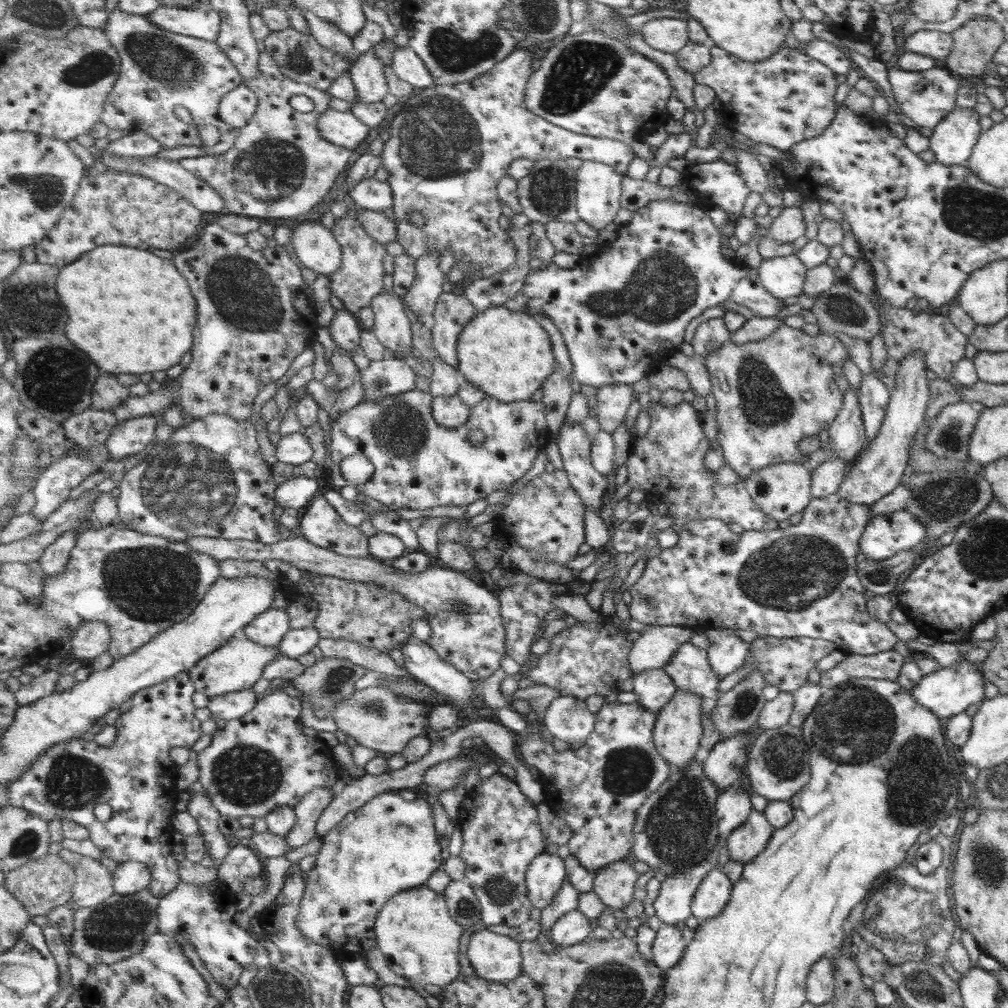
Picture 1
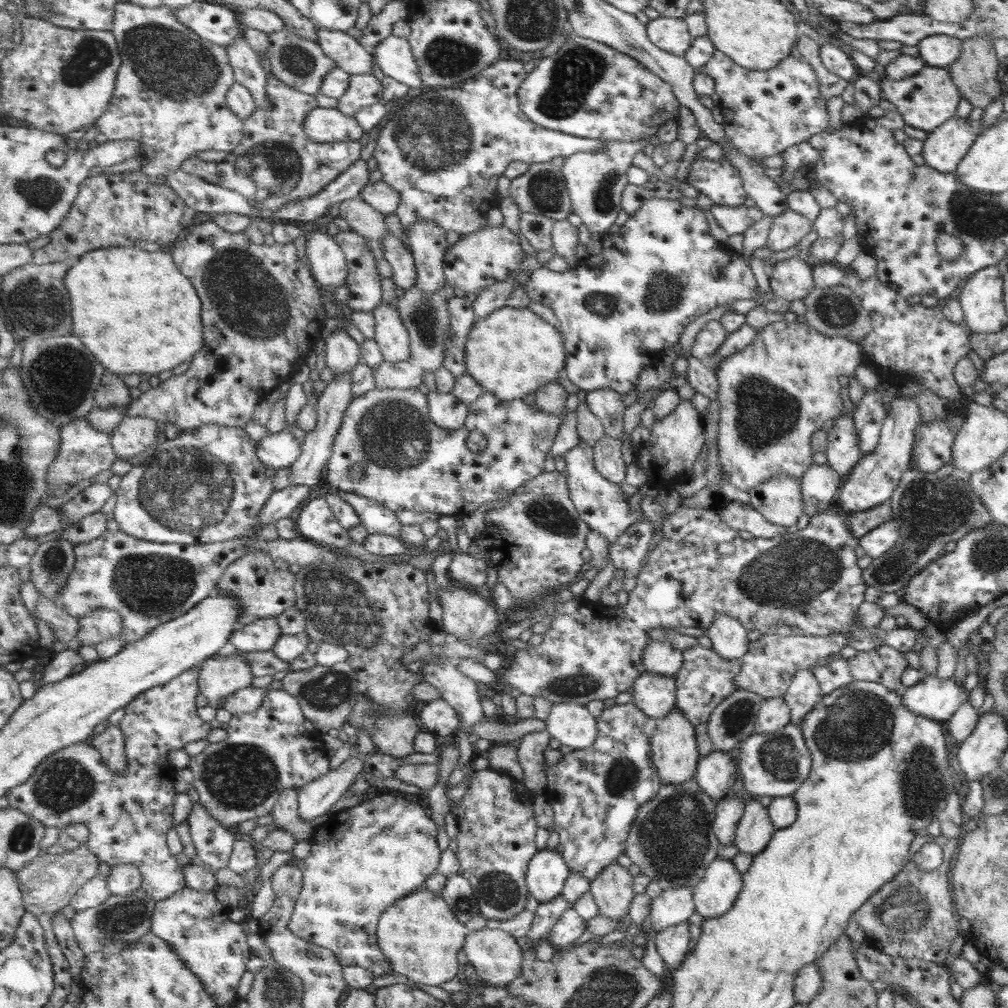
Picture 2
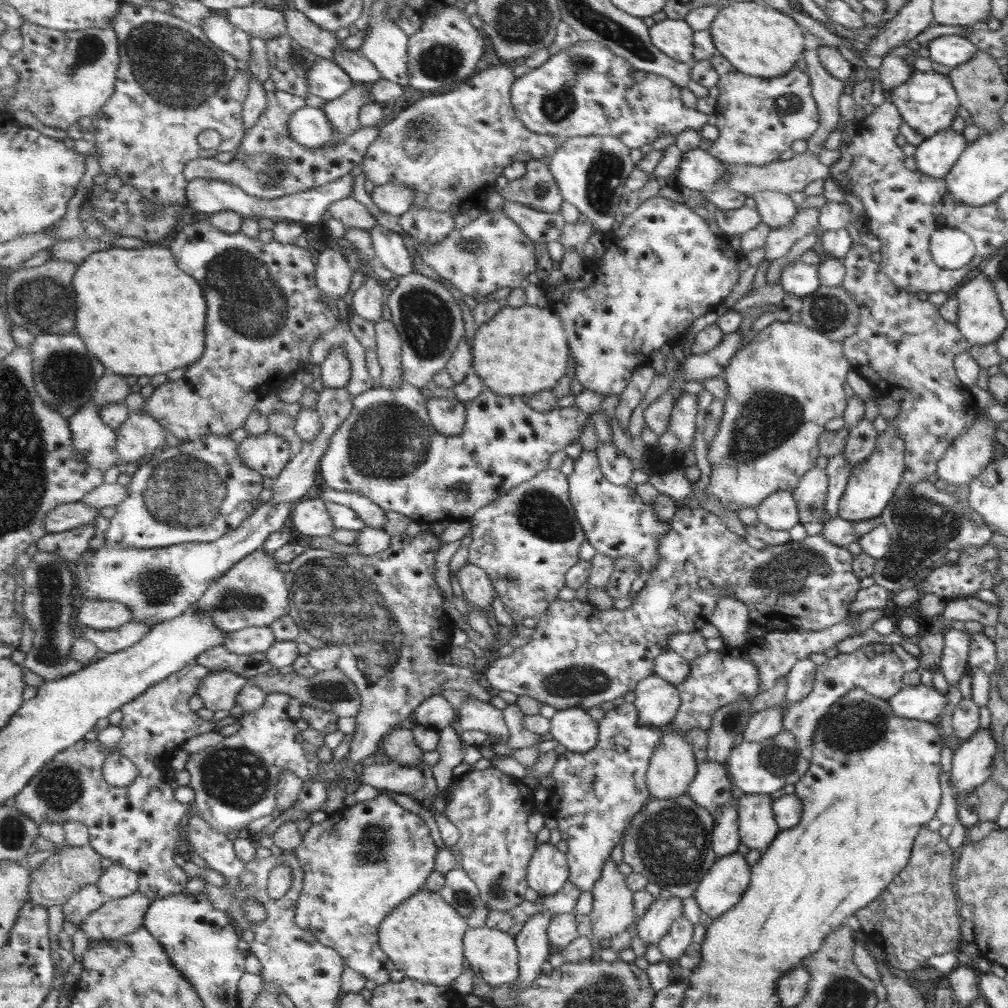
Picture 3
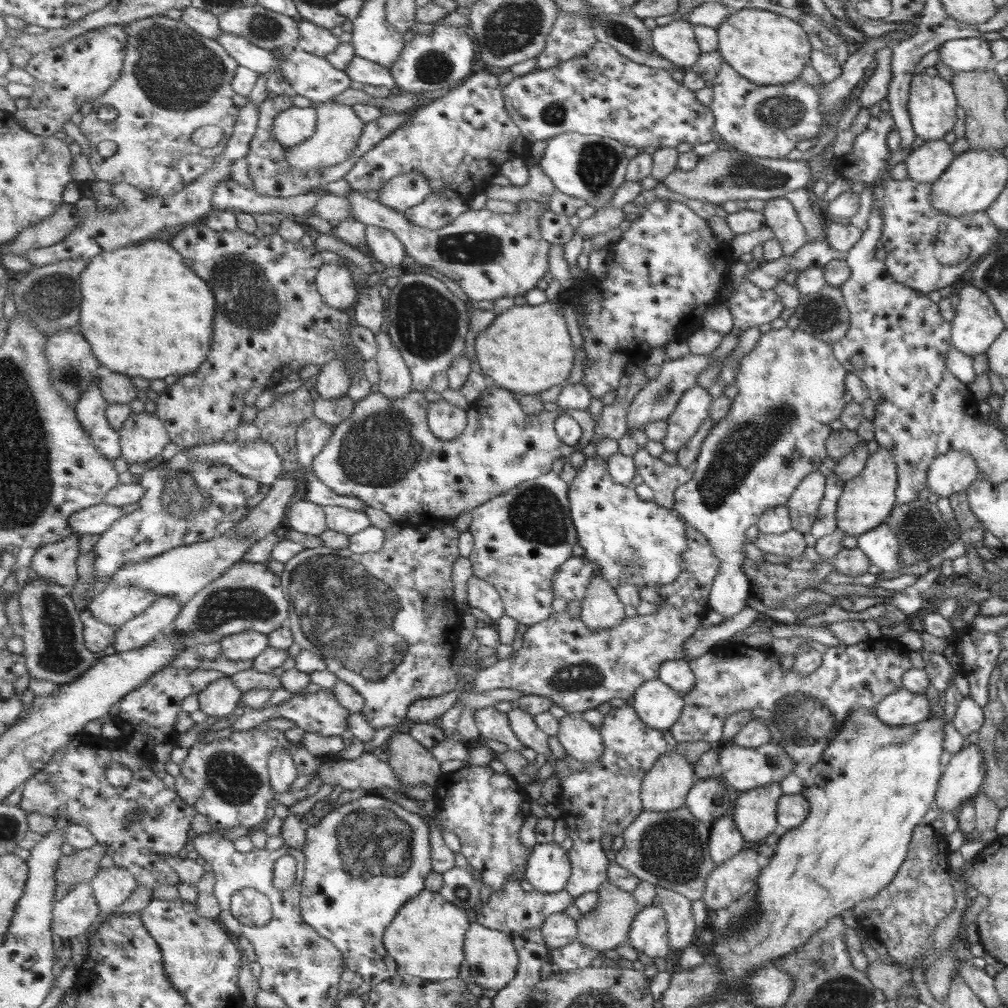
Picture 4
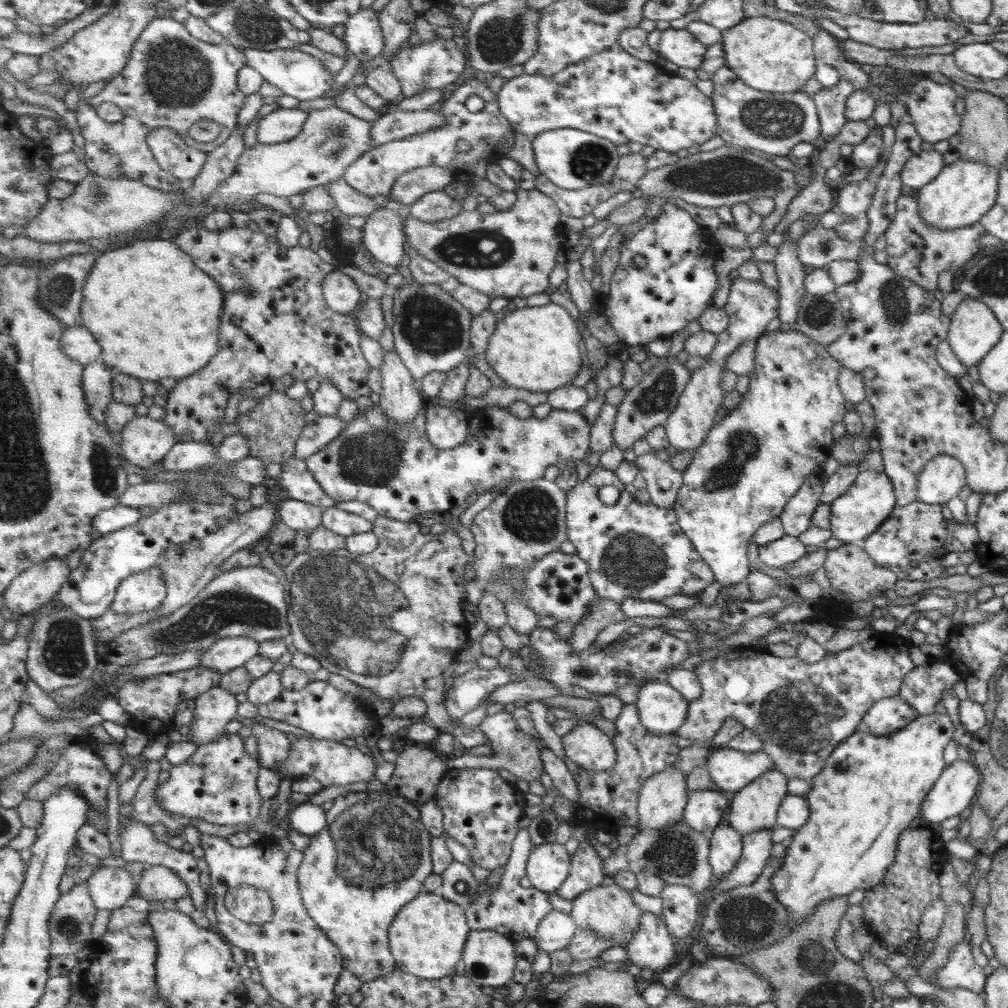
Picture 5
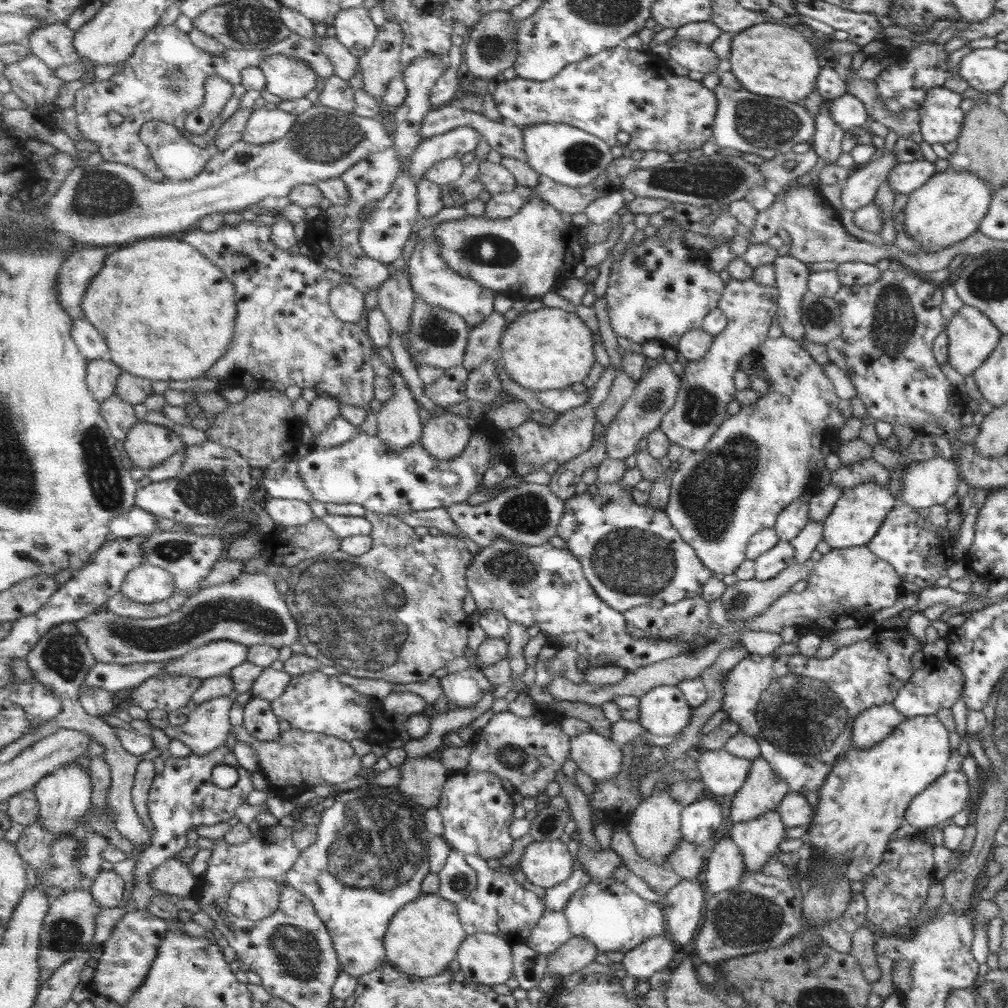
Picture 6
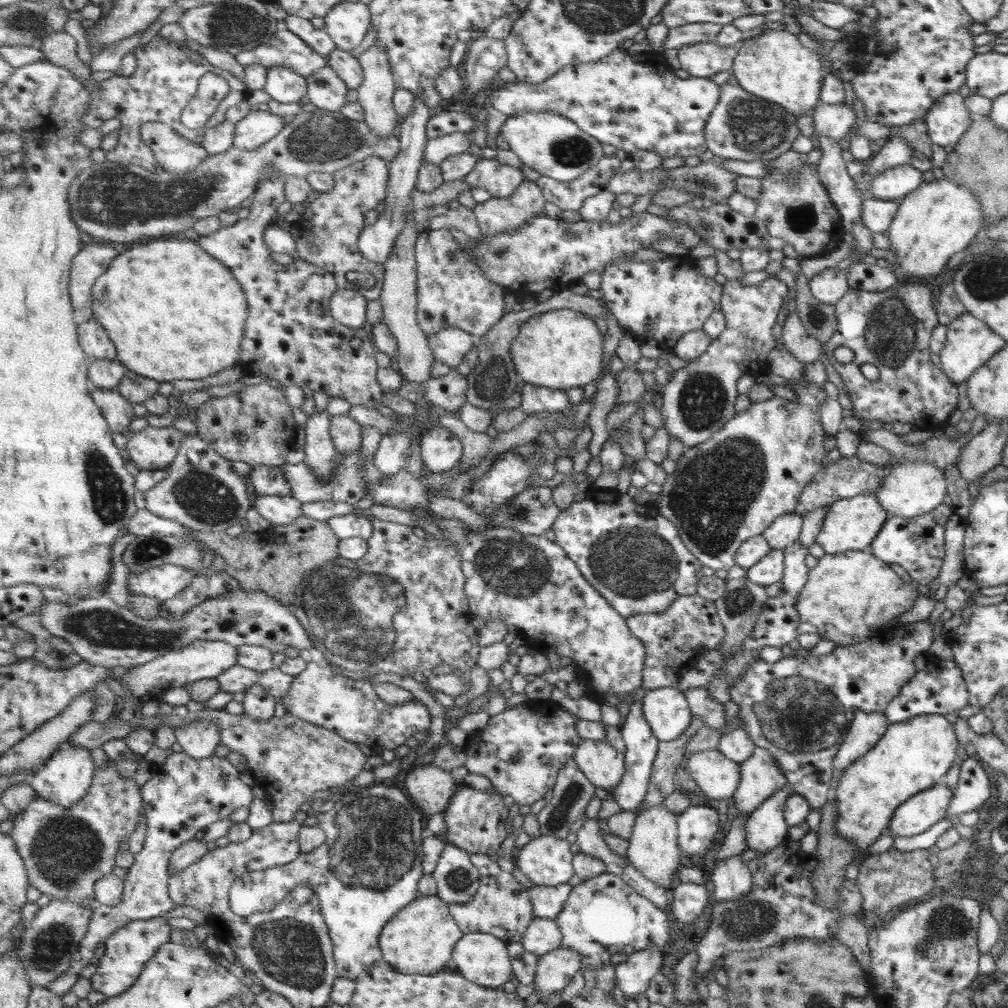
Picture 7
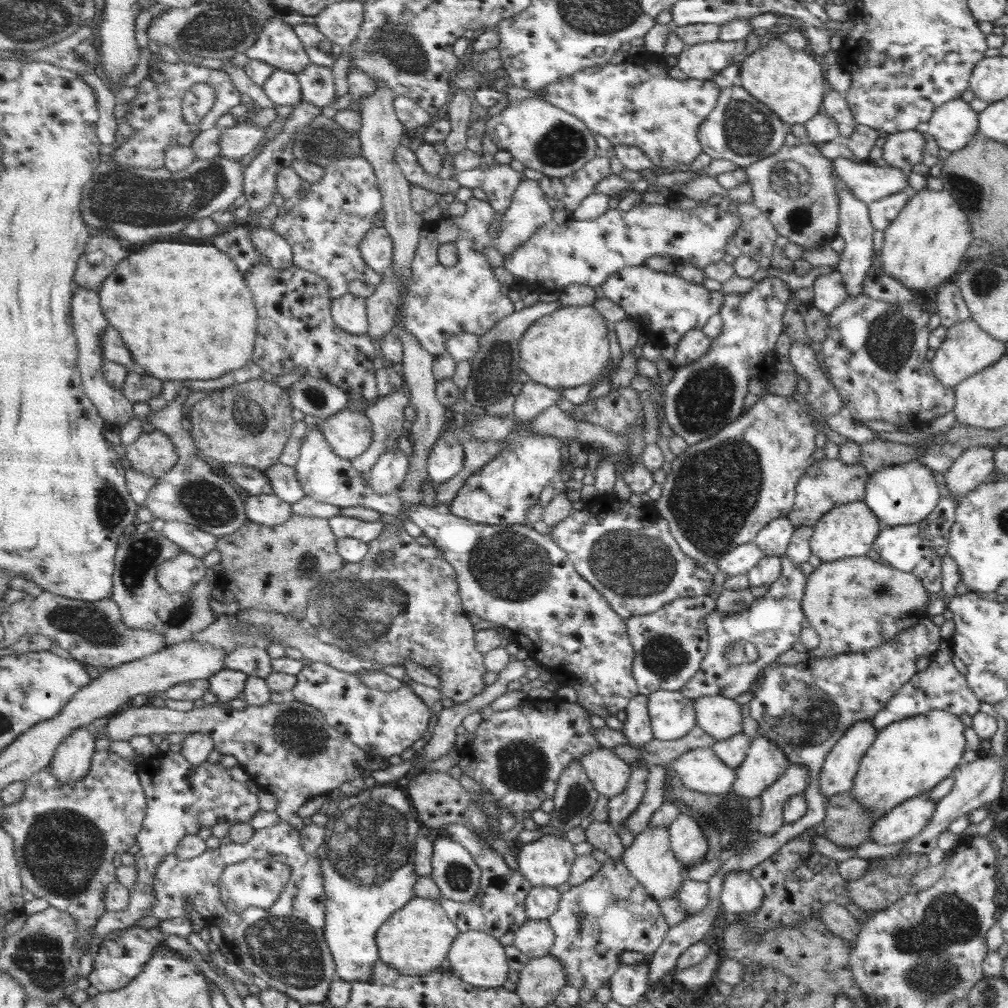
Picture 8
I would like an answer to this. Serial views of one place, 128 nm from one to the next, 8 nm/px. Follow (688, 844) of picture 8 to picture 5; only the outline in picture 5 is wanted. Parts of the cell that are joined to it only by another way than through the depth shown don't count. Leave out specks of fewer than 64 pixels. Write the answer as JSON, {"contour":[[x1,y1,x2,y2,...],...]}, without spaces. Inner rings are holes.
{"contour":[[697,790,688,794,683,820,697,832,709,834,724,821,728,805,721,791]]}

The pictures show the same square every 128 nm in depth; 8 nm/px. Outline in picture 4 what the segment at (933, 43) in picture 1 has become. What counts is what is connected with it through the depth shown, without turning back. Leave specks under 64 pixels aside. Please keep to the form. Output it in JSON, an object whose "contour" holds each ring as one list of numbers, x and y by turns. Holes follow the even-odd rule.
{"contour":[[979,37,949,40,940,46,937,58,956,72,992,70,994,64,990,46]]}

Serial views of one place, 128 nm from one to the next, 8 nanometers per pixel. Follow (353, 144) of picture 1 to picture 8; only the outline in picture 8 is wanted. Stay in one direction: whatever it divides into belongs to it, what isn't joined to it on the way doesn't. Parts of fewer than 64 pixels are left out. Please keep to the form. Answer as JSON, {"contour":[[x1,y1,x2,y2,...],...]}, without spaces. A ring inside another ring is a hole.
{"contour":[[243,123,233,128,226,128,221,133,221,154,229,160,241,160,249,156,263,139,265,128,257,128,254,125]]}

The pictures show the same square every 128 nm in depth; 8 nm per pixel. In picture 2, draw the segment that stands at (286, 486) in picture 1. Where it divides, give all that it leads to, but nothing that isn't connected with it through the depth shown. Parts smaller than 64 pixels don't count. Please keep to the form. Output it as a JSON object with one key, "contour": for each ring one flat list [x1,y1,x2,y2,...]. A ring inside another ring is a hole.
{"contour":[[302,485,288,486,283,490,275,491,261,510,258,524,265,528,269,524,276,525,279,520,295,516,308,502,309,494,311,490]]}

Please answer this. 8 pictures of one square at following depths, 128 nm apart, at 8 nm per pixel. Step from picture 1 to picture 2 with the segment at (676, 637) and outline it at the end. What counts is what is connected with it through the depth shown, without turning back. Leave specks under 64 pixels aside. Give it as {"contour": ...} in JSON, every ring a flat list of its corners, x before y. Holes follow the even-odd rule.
{"contour":[[649,640,649,646,643,654,646,670,665,676,676,677,683,668,683,652,675,648,671,642]]}

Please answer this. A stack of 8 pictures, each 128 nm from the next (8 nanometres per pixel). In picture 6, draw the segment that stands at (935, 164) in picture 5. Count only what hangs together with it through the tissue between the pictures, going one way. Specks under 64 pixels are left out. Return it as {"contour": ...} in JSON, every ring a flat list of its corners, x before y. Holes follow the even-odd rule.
{"contour":[[915,160,896,163,886,174,885,179,894,194,909,194,919,188,933,173,935,166,931,162]]}

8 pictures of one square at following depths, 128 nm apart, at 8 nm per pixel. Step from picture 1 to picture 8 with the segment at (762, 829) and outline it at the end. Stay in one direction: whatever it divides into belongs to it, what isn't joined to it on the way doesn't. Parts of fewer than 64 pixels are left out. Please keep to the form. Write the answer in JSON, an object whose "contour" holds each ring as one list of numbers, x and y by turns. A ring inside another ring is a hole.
{"contour":[[756,734,749,742,748,759,734,768,736,780,732,790,745,798,760,796,761,791,773,783,789,765,787,755,762,734]]}

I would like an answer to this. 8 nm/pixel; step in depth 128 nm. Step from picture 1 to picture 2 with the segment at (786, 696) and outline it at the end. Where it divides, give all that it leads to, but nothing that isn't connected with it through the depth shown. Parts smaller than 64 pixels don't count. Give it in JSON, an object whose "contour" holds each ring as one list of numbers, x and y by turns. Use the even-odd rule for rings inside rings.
{"contour":[[782,697,762,699,755,715,754,733,773,733,789,723,789,710]]}

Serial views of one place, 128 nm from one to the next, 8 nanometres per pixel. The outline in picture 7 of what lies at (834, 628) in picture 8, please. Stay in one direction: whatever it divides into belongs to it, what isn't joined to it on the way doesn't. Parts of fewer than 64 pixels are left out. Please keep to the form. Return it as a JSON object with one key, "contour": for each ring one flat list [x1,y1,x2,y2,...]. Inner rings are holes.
{"contour":[[868,550,824,554,817,559,815,566,808,568,807,580,797,596,795,611,799,622,814,626,820,638,835,642,837,646,857,644,885,626,889,627,899,614,911,609,919,596,916,586,914,582,905,584,888,564,875,558],[823,624,833,626,833,630,823,630]]}

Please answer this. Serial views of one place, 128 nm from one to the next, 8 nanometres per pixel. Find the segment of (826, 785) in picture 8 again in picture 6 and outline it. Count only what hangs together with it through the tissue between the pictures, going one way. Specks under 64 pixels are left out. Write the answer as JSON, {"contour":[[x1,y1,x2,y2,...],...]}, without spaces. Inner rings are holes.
{"contour":[[892,703,871,706,858,712,857,716,853,717,849,747,853,750,865,750,877,744,884,740,903,718,905,716,901,716]]}

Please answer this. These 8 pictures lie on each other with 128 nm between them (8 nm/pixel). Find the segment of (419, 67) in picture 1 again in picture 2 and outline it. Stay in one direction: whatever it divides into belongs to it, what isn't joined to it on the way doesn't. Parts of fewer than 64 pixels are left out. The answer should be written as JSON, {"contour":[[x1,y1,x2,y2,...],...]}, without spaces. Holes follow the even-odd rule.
{"contour":[[390,35,377,44,374,59,383,72,411,88,424,87,421,80,421,70,413,55,408,38]]}

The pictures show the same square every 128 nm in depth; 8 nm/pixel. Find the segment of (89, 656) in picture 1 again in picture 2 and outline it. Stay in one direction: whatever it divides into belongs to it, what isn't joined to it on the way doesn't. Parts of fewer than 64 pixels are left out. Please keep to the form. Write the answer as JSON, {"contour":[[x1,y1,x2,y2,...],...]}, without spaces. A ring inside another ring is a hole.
{"contour":[[99,608,78,618,81,632,77,638,80,645,95,646,95,643,115,637,123,630,121,612]]}

